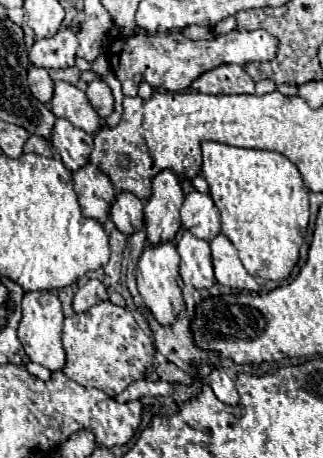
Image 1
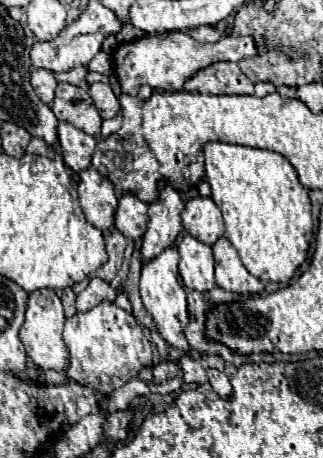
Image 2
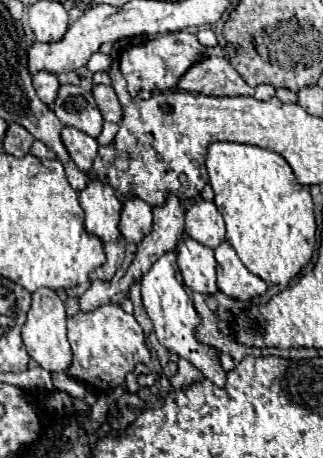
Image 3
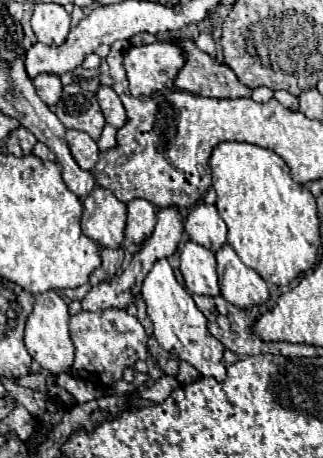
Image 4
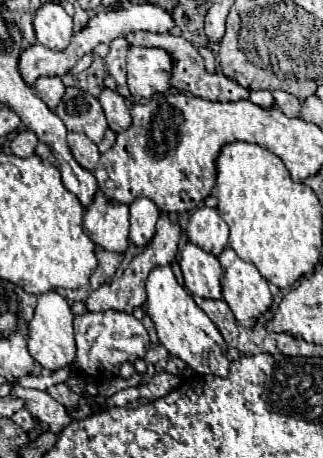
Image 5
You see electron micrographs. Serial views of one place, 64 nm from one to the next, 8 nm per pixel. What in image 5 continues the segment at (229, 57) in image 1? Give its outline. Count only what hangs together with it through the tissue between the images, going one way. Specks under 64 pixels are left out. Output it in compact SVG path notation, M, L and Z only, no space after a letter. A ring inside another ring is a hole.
M138 48L128 50L128 88L134 98L150 98L152 94L170 88L174 58L164 48Z

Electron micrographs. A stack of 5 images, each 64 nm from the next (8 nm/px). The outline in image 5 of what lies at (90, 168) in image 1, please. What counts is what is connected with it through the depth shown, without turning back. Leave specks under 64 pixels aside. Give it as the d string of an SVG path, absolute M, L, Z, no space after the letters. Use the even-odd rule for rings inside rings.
M96 192L90 206L84 208L84 232L104 250L124 252L128 248L128 206L112 204L104 192Z

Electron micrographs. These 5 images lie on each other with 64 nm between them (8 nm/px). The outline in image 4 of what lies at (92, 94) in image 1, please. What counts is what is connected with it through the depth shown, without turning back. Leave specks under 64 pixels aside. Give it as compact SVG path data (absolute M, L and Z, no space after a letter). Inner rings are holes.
M100 86L96 92L96 98L98 98L100 110L102 110L106 122L116 128L122 128L126 122L126 112L124 112L124 106L122 106L118 94L110 86Z

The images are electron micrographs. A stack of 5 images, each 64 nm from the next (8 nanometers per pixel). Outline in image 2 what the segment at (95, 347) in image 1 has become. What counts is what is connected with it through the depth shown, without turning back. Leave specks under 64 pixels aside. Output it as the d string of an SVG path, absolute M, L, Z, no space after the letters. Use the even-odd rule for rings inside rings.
M102 302L88 312L78 312L66 320L64 344L70 352L66 376L82 386L96 388L106 396L136 378L142 368L152 366L152 344L144 336L132 314L118 308L114 302Z

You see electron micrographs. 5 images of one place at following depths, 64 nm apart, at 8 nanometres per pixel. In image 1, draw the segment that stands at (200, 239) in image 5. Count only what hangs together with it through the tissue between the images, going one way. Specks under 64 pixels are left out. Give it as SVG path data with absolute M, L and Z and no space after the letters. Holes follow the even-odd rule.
M196 190L186 194L180 216L182 226L190 230L196 238L212 240L220 232L220 212L214 206L210 194L202 194Z

